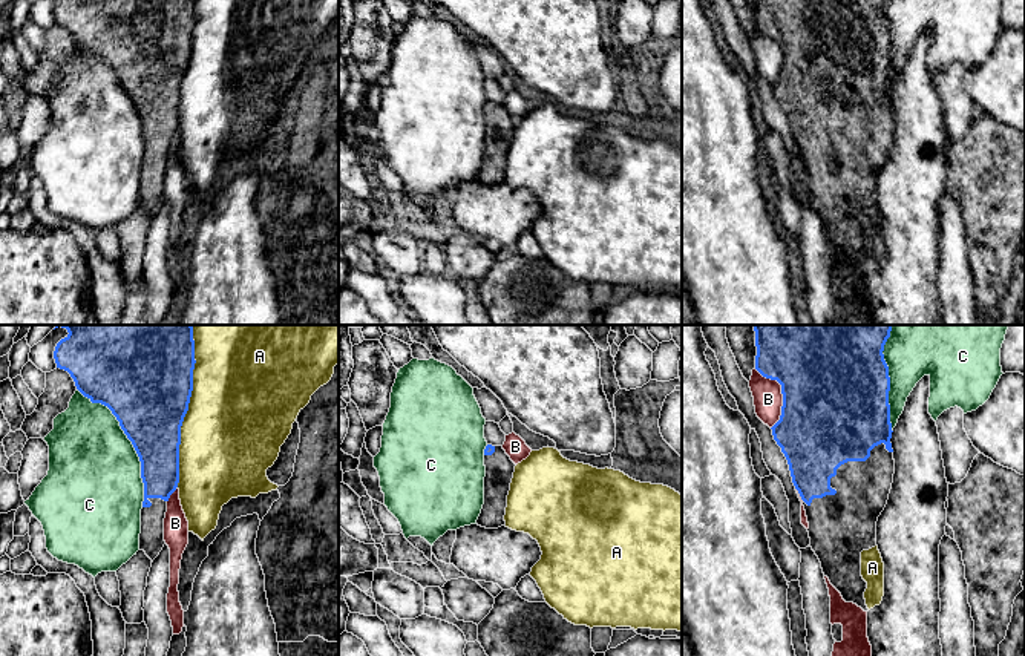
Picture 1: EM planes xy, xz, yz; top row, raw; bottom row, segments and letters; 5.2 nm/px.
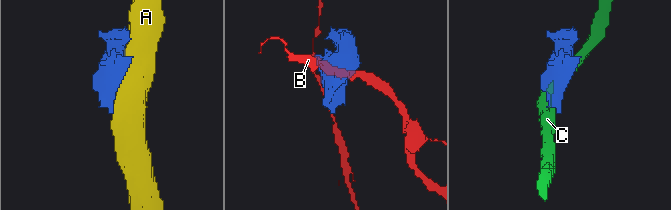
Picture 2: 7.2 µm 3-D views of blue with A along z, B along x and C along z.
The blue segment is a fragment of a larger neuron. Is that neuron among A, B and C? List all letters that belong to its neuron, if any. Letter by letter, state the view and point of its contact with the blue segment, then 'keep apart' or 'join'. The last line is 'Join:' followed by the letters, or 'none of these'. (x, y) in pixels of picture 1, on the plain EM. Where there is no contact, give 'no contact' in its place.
A: contact xy (184, 72); keep apart
B: contact yz (782, 49); keep apart
C: contact xy (130, 97); keep apart
Join: none of these

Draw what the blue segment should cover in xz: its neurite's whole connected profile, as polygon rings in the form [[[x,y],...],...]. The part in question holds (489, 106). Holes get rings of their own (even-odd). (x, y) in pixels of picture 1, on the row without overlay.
[[[487,101],[484,106],[484,161],[476,181],[486,185],[506,182],[507,152],[515,129],[515,120],[503,103]]]

